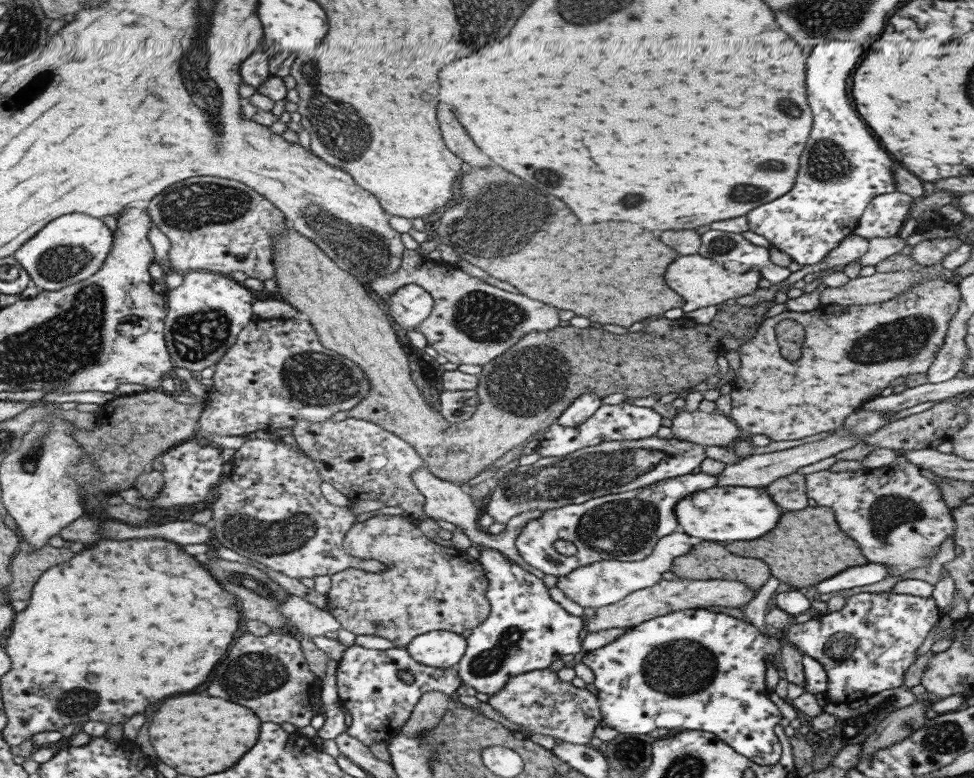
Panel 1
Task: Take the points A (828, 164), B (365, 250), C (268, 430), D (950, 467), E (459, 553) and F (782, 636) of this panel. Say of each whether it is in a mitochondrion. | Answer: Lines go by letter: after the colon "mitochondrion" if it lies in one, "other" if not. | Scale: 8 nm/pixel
A: mitochondrion
B: mitochondrion
C: other
D: other
E: other
F: other

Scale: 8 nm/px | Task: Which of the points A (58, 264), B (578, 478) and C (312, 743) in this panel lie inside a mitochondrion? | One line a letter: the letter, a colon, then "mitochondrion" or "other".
A: mitochondrion
B: mitochondrion
C: other

